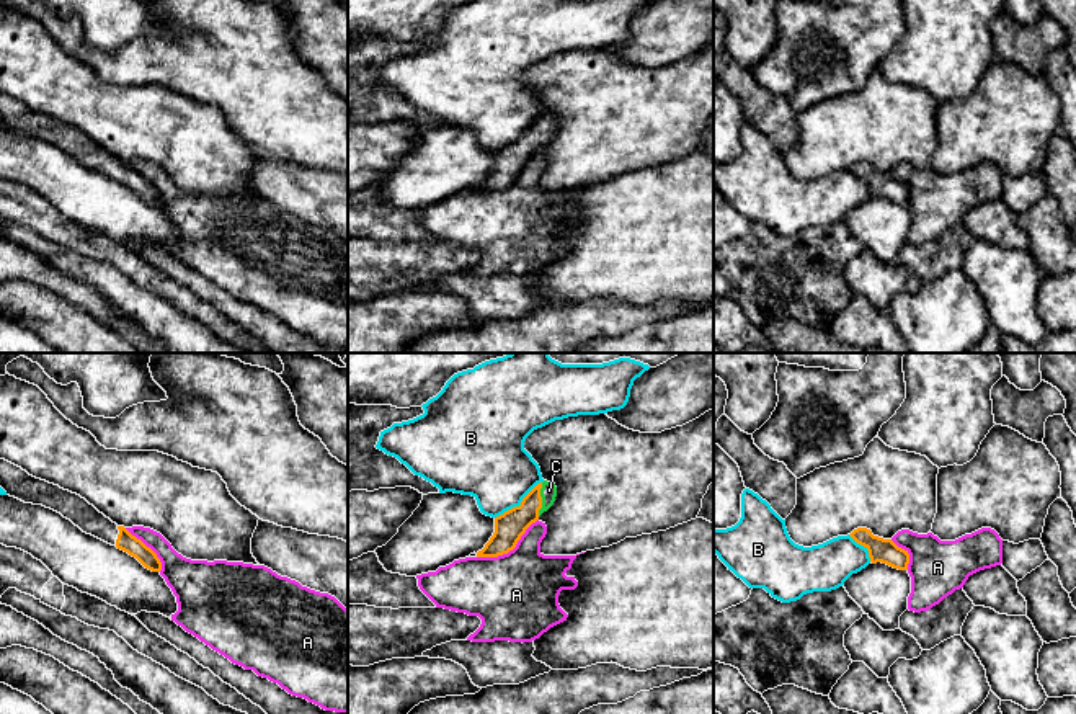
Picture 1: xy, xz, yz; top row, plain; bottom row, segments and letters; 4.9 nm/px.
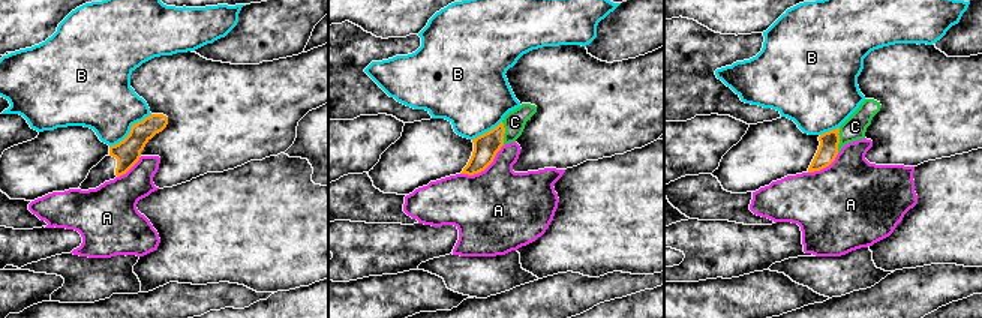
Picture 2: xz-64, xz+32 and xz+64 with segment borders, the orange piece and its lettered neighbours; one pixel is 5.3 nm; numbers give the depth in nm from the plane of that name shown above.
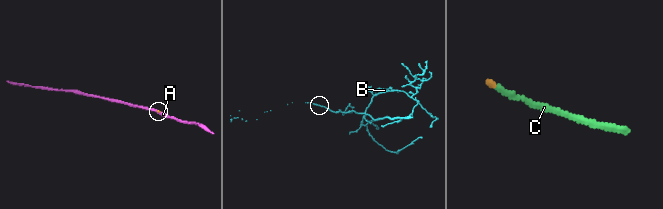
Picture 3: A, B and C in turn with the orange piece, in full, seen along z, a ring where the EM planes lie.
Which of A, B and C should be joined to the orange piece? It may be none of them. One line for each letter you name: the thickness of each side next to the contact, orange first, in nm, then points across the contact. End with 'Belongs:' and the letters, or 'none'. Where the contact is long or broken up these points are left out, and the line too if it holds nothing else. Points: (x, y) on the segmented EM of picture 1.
C: 150/80 nm | across xz (511, 525), (541, 499), (549, 490)
Belongs: C

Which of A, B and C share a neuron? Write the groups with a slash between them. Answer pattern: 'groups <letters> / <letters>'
groups A / B / C

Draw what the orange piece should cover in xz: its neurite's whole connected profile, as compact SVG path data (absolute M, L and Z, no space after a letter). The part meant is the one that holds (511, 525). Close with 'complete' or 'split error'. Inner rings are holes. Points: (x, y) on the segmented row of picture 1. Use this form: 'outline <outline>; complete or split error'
outline M547 480L537 484L519 506L495 518L495 533L477 557L498 557L513 551L526 529L554 505L555 497L555 484Z; split error

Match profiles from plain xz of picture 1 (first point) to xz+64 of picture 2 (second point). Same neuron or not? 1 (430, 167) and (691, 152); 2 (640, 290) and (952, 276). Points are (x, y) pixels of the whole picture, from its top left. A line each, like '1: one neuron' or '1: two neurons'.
1: two neurons
2: two neurons

